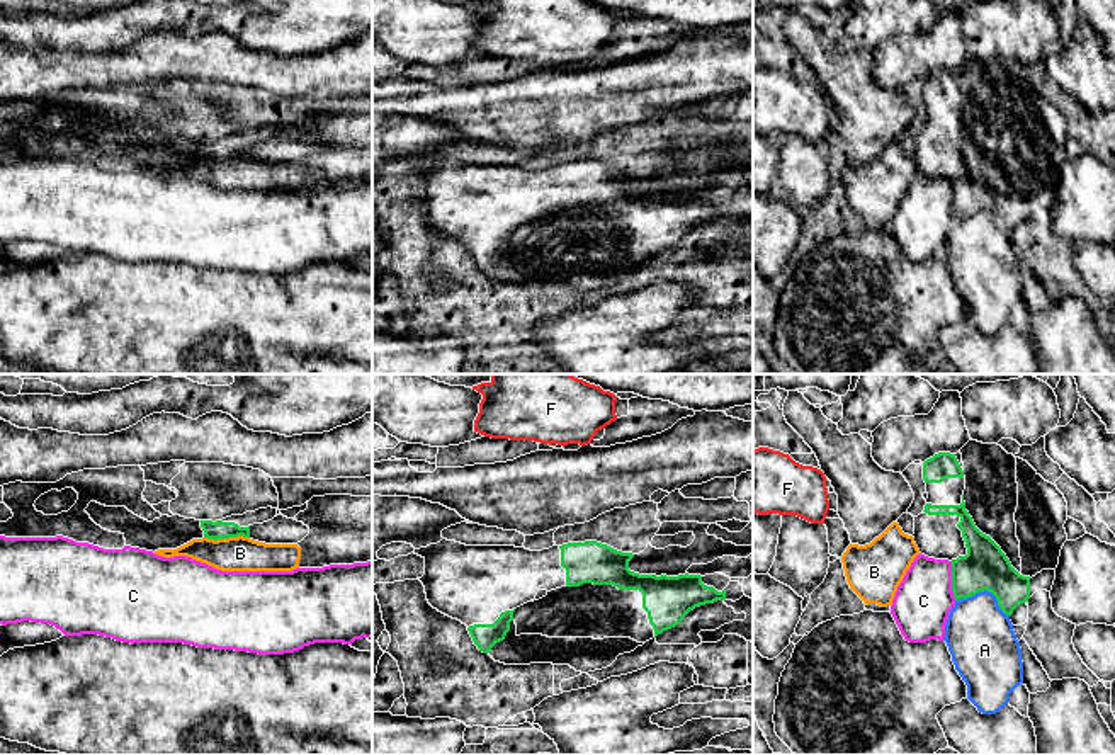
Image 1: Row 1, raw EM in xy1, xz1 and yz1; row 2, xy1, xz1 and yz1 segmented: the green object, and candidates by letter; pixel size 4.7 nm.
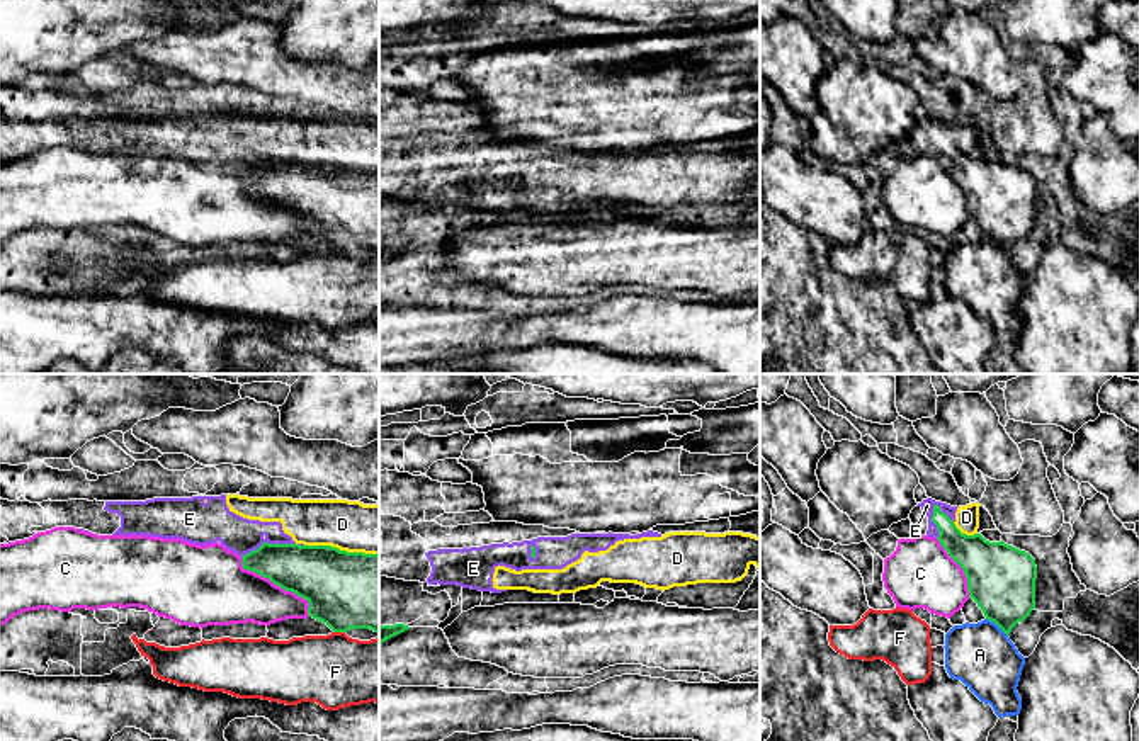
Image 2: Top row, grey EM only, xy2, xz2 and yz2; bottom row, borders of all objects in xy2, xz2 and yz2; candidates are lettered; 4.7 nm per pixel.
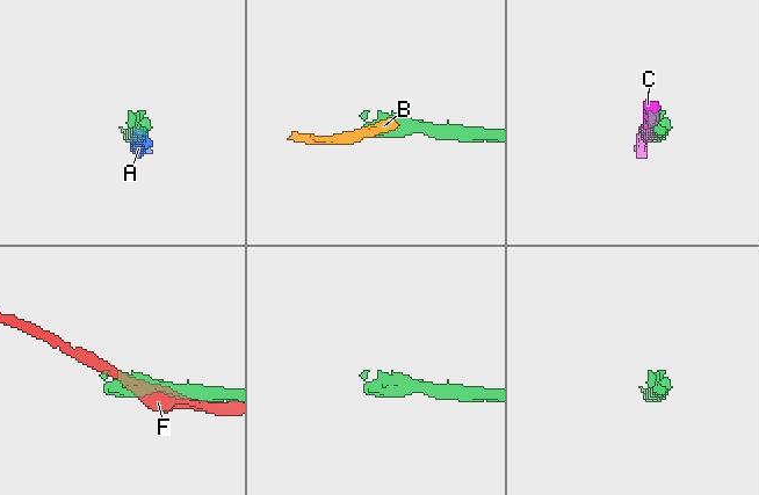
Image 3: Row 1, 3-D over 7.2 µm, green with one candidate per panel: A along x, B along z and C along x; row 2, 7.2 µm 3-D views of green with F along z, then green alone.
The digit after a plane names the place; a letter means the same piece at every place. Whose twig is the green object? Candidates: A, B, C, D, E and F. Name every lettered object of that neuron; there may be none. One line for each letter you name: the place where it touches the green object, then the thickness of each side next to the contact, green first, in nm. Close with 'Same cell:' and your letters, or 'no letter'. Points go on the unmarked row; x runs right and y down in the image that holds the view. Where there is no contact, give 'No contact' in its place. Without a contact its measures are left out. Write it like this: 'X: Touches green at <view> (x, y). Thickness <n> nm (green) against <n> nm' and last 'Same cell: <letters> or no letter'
Same cell: no letter

